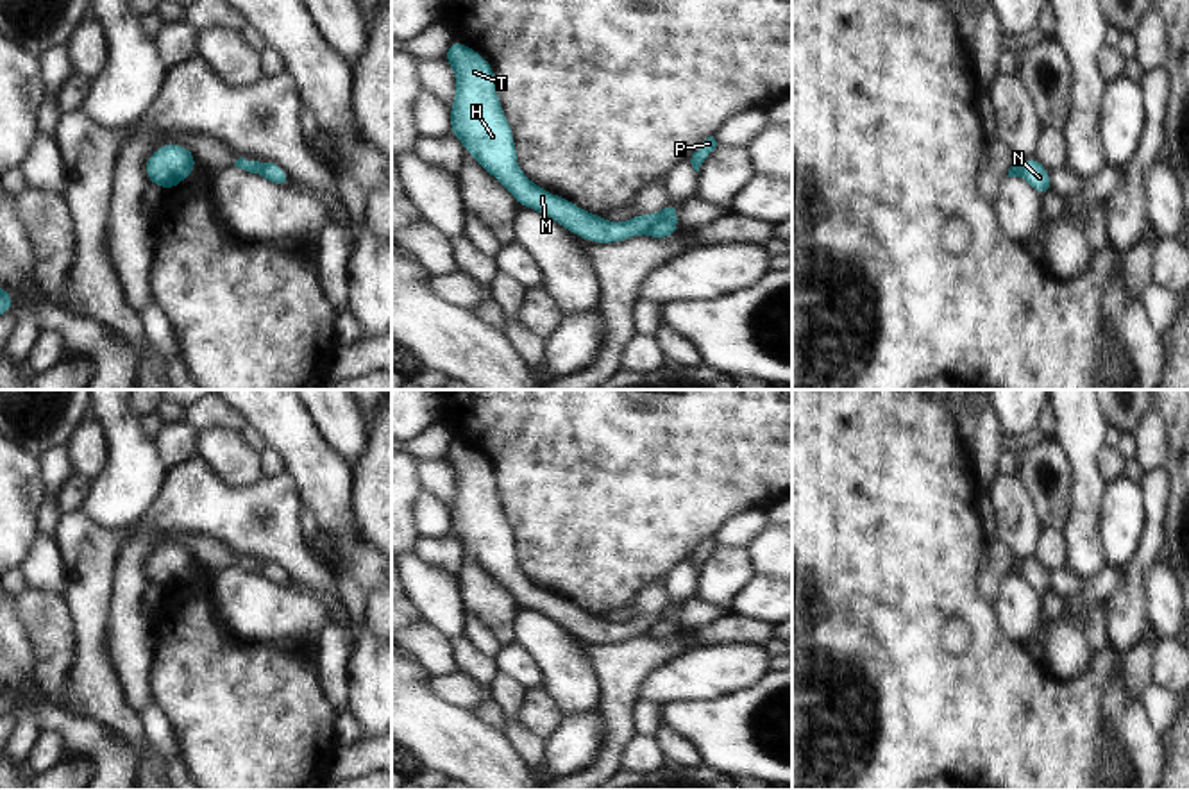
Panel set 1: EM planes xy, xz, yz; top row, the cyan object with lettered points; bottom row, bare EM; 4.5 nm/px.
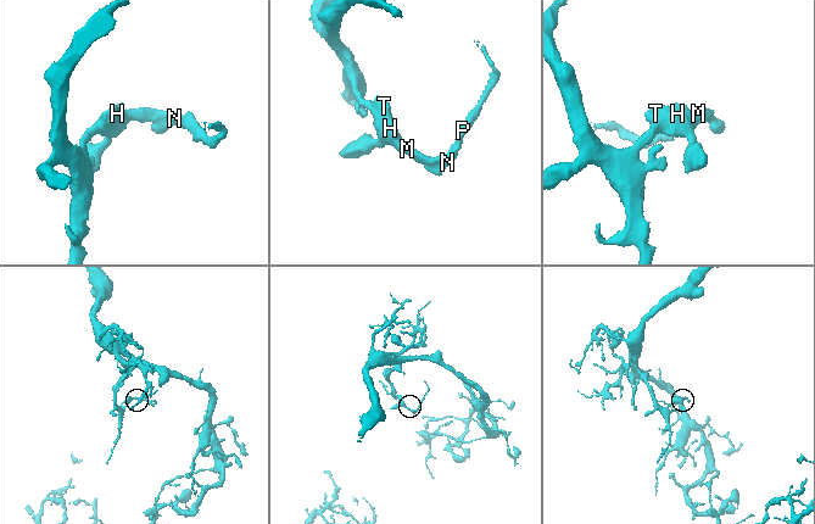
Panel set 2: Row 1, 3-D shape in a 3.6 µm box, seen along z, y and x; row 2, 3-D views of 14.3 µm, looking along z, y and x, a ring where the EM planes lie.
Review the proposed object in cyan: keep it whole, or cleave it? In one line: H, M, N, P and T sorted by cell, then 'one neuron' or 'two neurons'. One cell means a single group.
H M T / N P | two neurons

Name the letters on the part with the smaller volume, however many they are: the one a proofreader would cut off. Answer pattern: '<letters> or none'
N, P

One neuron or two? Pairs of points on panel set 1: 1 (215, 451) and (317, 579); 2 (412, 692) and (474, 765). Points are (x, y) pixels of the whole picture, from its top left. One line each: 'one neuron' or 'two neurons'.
1: two neurons
2: one neuron

